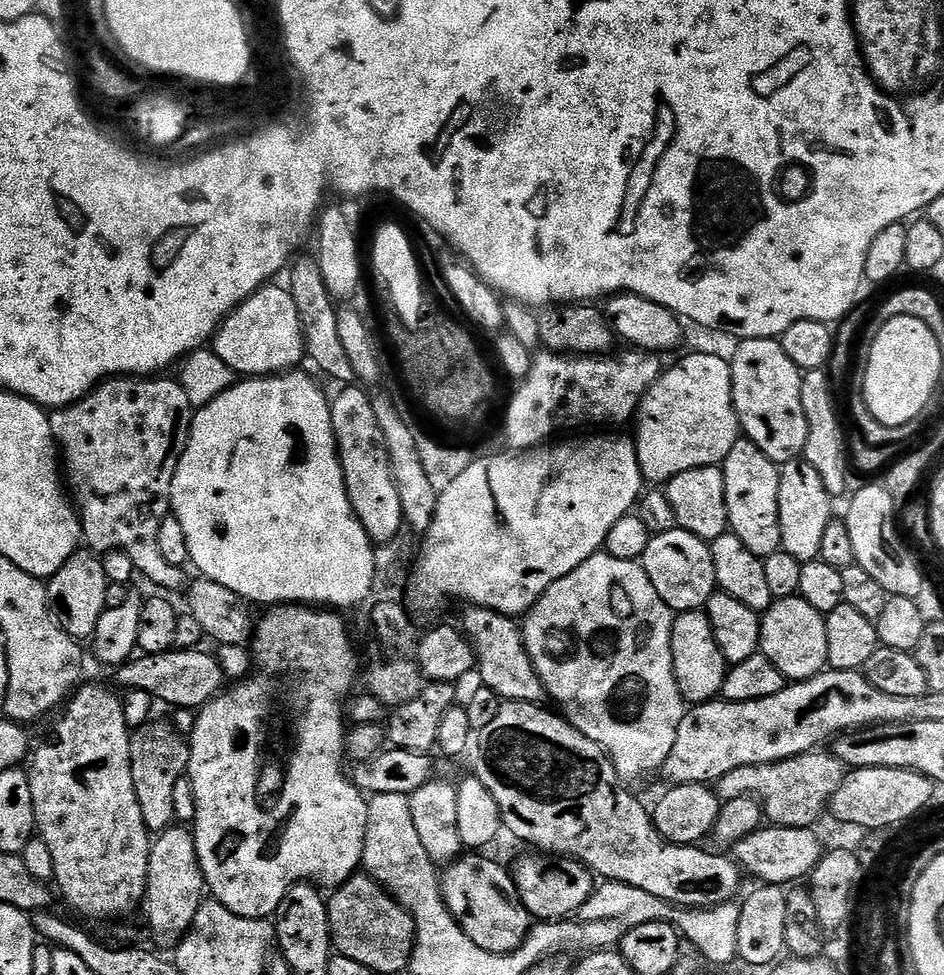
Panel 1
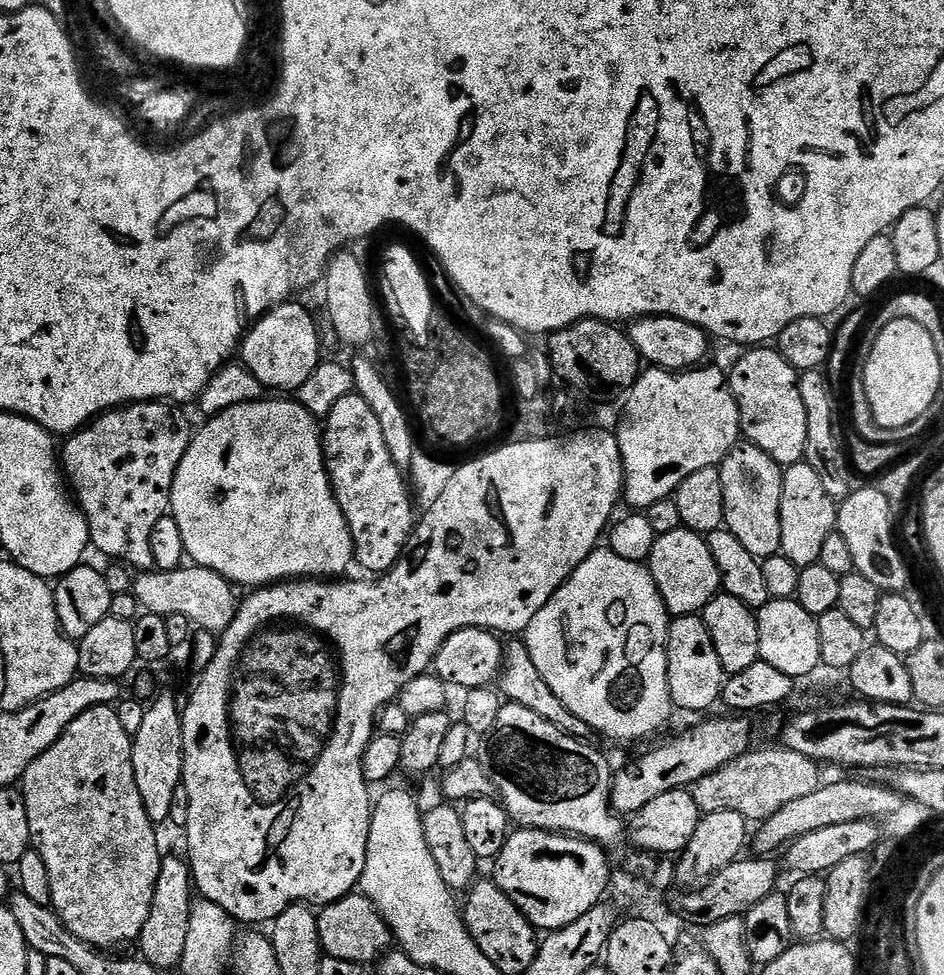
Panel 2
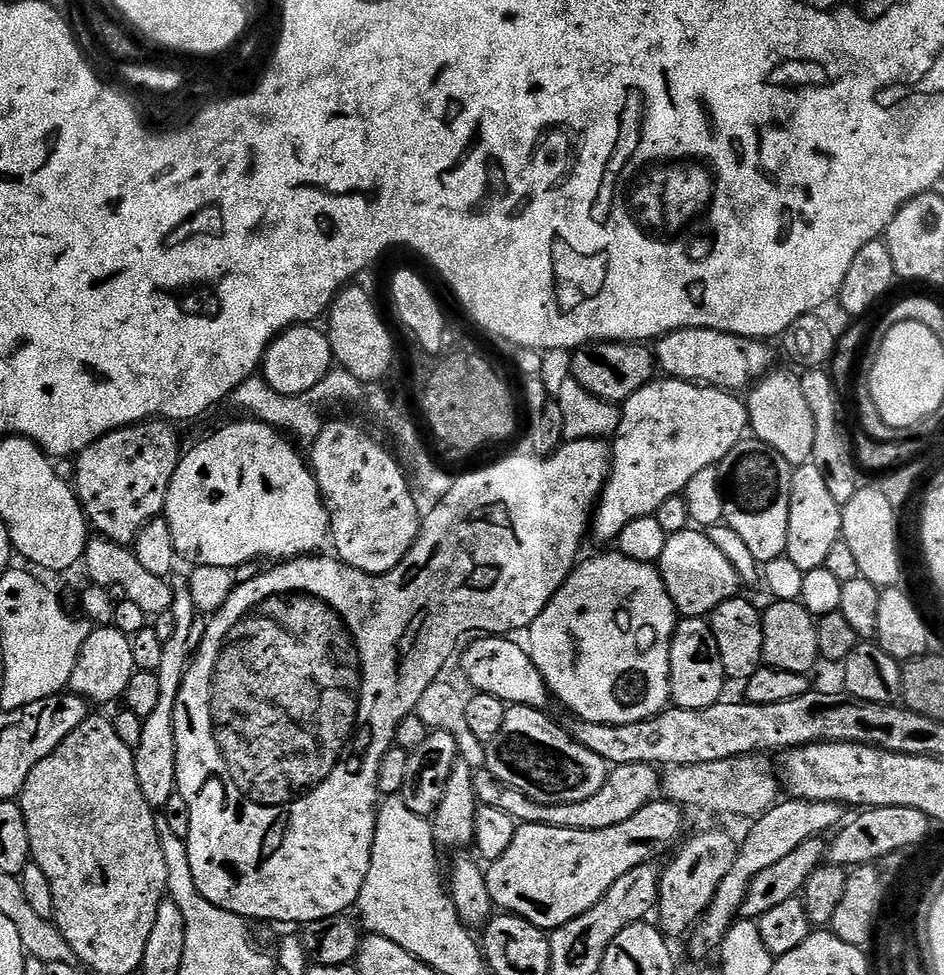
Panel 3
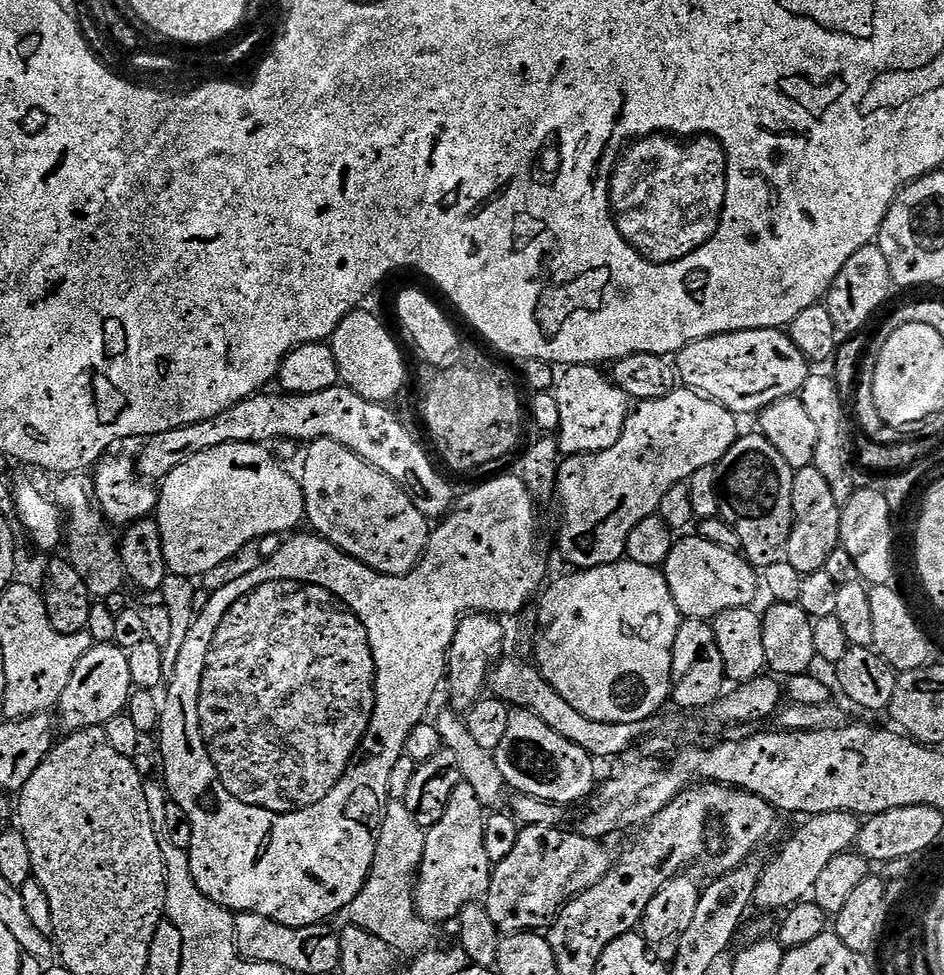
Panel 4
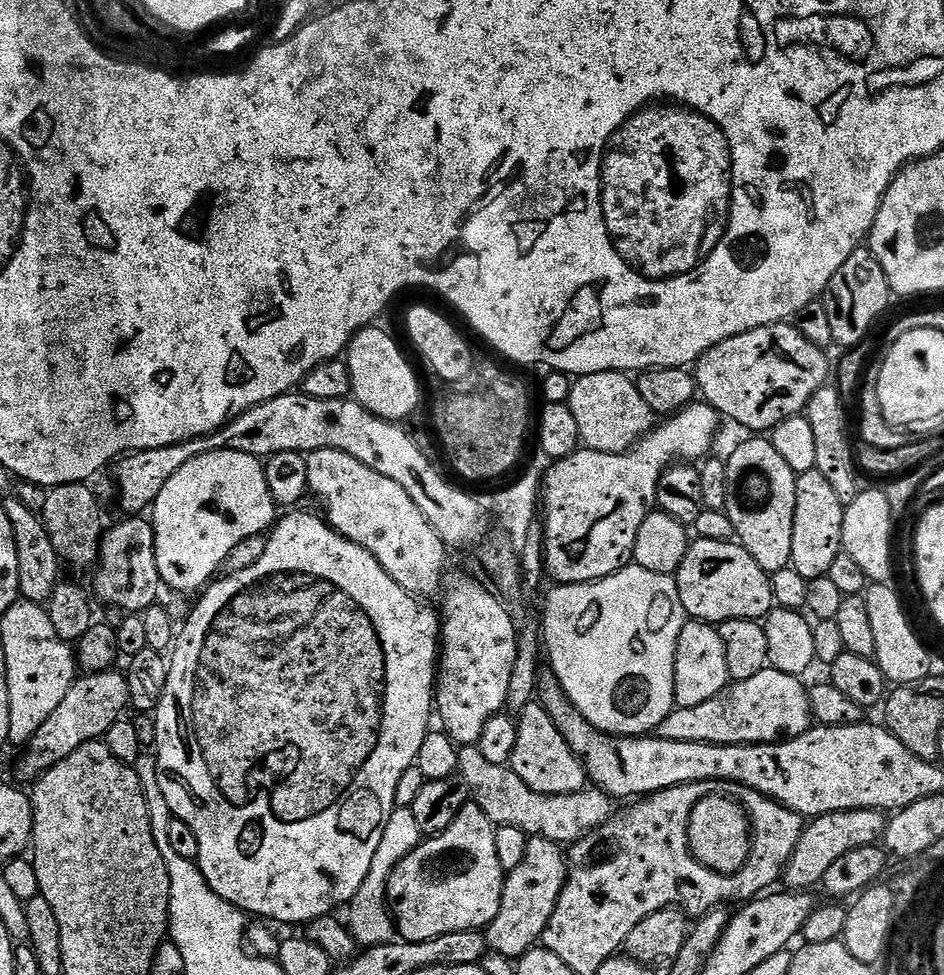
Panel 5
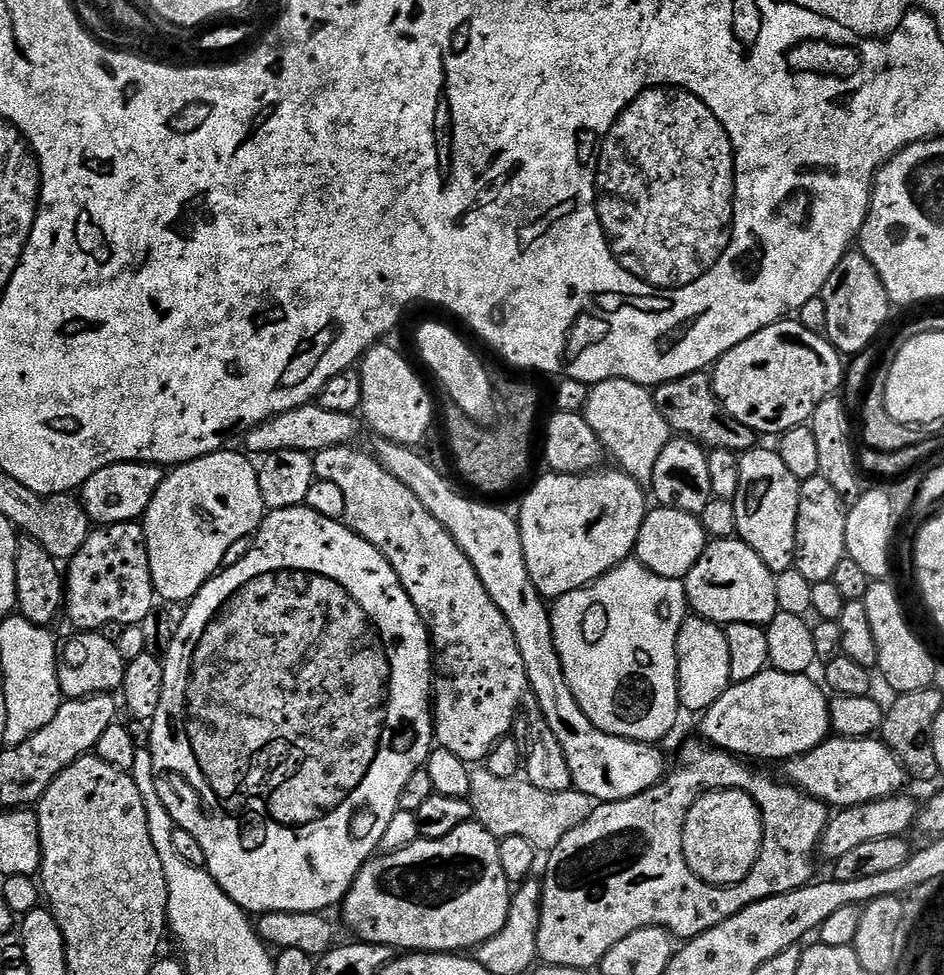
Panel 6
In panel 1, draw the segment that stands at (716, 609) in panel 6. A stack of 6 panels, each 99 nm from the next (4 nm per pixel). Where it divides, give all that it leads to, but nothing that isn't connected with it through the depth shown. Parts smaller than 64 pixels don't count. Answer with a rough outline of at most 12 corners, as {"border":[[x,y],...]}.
{"border":[[677,526],[642,563],[673,613],[718,590],[709,541]]}

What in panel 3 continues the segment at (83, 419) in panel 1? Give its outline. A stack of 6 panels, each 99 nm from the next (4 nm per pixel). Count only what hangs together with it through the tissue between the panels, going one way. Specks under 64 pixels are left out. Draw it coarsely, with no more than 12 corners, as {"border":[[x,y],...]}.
{"border":[[143,420],[75,457],[97,537],[135,545],[163,513],[182,455]]}

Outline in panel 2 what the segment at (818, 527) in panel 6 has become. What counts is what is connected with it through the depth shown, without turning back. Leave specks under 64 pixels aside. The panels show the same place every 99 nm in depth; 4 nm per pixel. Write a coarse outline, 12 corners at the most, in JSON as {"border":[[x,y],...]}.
{"border":[[807,462],[783,473],[780,552],[820,563],[838,504]]}

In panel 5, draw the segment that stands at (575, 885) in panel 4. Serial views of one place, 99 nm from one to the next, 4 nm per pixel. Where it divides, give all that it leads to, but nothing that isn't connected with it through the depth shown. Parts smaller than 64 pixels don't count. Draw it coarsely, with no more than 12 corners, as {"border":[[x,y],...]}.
{"border":[[531,837],[504,877],[487,947],[537,947],[568,881],[565,849]]}

